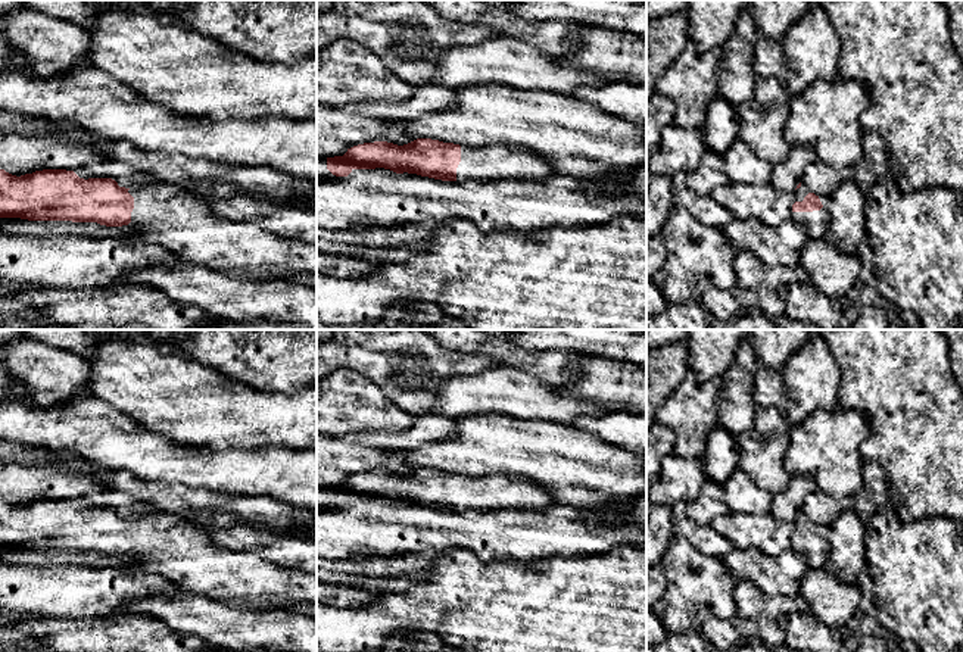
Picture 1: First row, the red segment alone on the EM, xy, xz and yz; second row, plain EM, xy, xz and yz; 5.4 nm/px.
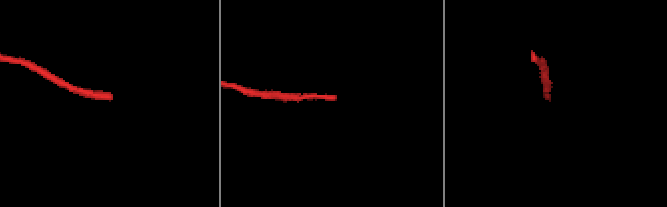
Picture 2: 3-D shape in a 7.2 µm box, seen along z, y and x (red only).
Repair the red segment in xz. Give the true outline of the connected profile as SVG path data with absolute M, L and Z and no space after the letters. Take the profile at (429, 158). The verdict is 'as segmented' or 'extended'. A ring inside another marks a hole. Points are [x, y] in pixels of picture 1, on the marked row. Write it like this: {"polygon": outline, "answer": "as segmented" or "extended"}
{"polygon": "M417 138L403 146L364 143L348 149L343 156L327 157L327 169L336 177L348 177L353 169L375 168L442 181L545 180L555 172L545 157L524 147L467 147L431 138Z", "answer": "extended"}

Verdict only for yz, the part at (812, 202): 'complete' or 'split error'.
split error

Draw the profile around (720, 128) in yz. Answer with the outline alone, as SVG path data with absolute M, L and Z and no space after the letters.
M717 96L708 104L701 128L705 149L723 156L738 140L741 125L738 109L724 97Z

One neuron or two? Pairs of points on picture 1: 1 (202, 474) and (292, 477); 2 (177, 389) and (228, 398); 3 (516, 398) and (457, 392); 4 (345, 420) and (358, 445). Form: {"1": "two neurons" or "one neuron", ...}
{"1": "one neuron", "2": "one neuron", "3": "one neuron", "4": "two neurons"}

